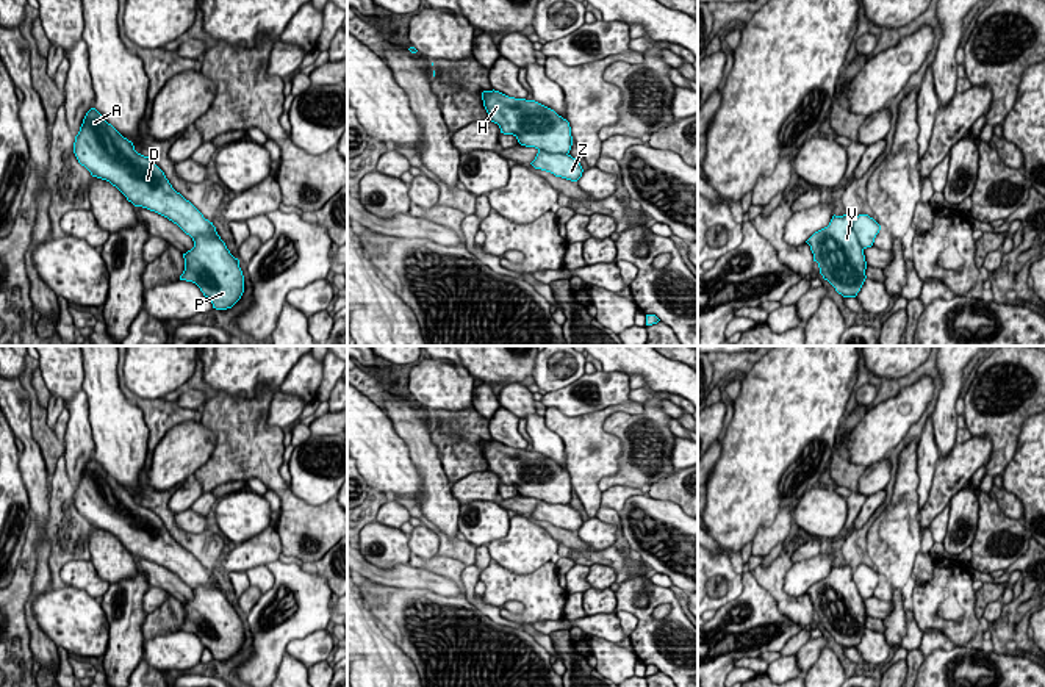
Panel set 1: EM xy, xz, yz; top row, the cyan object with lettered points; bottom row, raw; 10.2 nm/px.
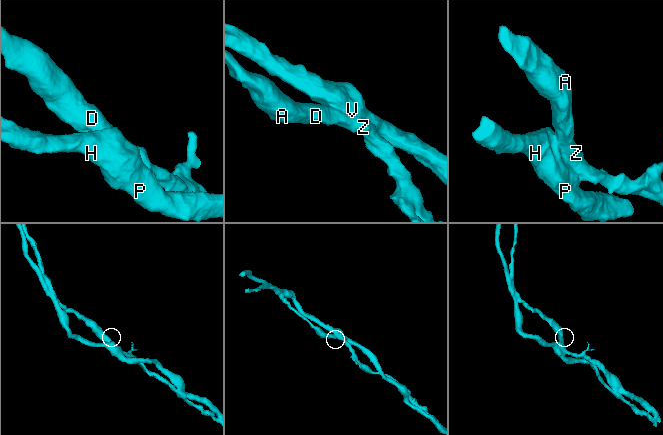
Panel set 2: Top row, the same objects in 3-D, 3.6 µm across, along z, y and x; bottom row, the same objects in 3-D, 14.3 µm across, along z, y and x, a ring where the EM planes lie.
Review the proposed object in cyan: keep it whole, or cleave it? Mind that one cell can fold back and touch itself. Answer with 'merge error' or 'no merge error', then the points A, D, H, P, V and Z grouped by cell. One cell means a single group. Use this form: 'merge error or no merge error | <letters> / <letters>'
no merge error | A D H P V Z

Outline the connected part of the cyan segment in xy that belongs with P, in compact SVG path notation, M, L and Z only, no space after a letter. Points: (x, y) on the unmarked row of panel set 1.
M91 459L83 469L75 487L74 504L92 527L110 532L135 557L142 557L167 568L192 588L194 598L183 604L185 621L180 631L196 634L216 660L232 659L241 649L244 626L239 610L230 604L213 573L205 570L189 551L177 543L155 512L138 504L133 493L108 474L95 459Z

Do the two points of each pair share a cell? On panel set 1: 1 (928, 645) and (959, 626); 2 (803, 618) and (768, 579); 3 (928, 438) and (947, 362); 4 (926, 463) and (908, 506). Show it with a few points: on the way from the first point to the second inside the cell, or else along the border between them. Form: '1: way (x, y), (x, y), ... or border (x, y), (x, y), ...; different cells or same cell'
1: border (922, 629), (939, 629), (950, 640); different cells
2: way (793, 609), (776, 589); same cell
3: border (931, 417), (934, 440), (940, 456); different cells
4: border (917, 443), (917, 501), (920, 509); different cells

